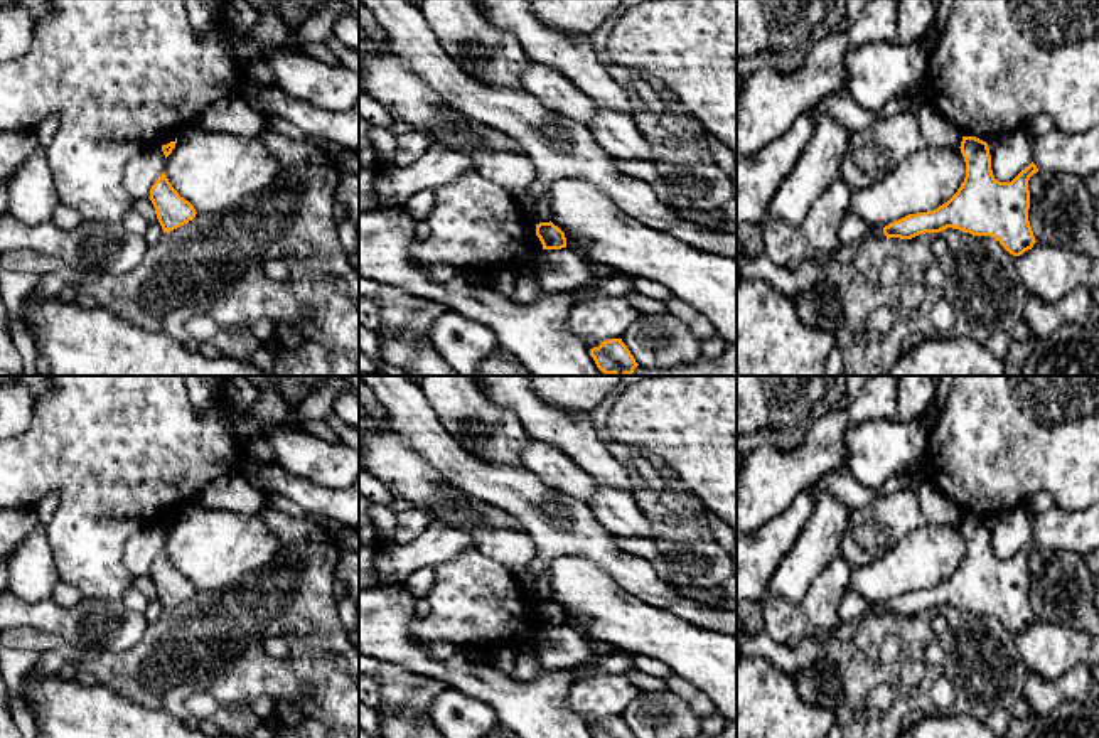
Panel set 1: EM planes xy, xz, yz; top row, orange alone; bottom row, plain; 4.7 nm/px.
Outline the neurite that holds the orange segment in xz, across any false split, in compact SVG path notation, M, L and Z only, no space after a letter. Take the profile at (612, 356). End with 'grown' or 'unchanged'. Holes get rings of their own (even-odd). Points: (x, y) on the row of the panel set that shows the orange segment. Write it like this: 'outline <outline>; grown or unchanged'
outline M622 339L603 340L590 356L603 374L627 376L639 366Z; unchanged

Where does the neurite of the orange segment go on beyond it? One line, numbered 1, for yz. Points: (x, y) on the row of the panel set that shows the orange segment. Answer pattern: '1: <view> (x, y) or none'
1: none

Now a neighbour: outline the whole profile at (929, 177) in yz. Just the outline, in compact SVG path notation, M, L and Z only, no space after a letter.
M927 143L873 185L853 190L846 214L855 214L868 227L882 231L909 214L934 211L946 204L964 177L966 162L961 148Z

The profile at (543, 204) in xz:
M541 192L534 204L534 214L539 222L550 222L551 221L551 201L548 192Z

